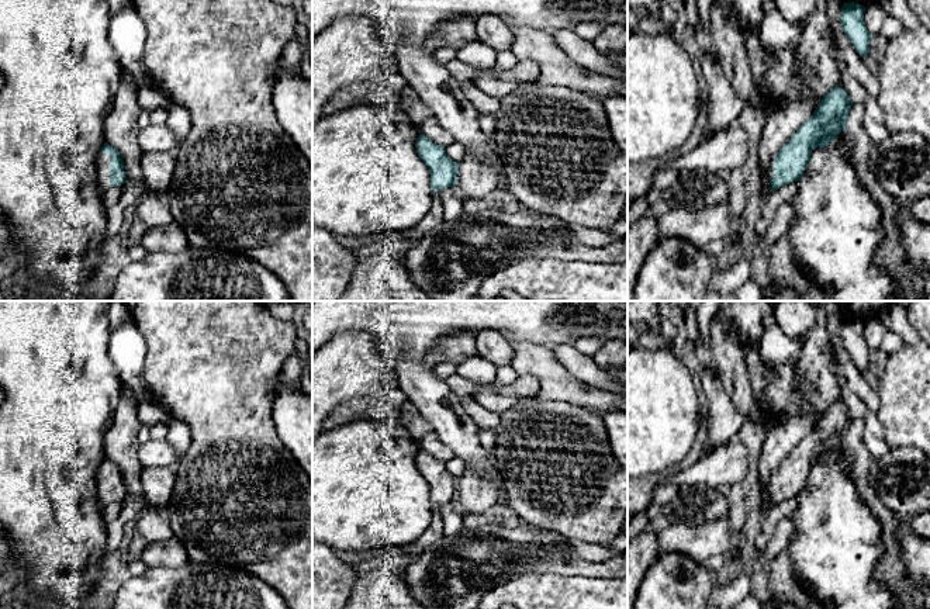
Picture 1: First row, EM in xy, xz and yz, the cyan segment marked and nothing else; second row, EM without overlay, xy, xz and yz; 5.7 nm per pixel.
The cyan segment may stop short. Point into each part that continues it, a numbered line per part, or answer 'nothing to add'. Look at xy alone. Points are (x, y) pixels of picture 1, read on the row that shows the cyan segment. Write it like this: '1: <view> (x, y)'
1: xy (103, 159)

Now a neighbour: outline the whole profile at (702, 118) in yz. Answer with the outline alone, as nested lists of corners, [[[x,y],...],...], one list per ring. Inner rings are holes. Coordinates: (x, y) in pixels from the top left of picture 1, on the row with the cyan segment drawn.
[[[699,98],[699,115],[695,124],[695,134],[701,134],[706,124],[708,124],[708,108],[709,108],[709,103],[705,103]]]

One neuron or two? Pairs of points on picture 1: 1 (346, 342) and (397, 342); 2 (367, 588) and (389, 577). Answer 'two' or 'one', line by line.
1: two
2: one

